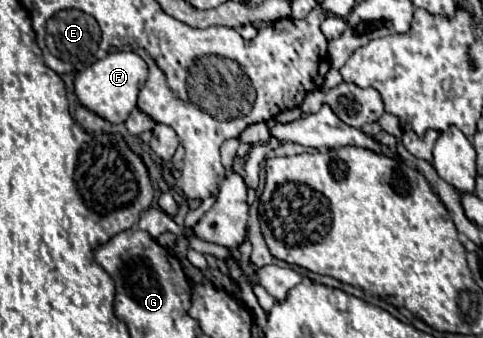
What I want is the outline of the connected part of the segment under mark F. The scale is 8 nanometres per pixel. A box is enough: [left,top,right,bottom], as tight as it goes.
[75,51,147,123]

